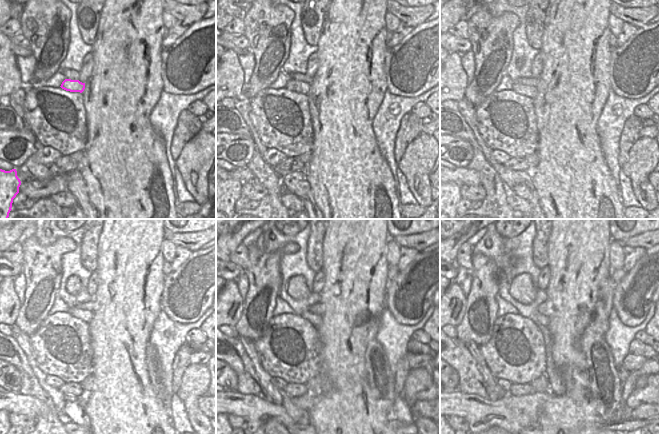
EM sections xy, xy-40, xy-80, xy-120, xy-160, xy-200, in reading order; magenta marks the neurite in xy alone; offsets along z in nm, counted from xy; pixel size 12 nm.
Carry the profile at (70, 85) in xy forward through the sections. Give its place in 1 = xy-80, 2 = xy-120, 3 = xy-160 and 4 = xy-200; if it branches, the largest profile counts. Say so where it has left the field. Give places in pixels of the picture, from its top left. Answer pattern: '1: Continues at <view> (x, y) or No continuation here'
1: Continues at xy-80 (523, 89)
2: Continues at xy-120 (86, 316)
3: Continues at xy-160 (315, 319)
4: Continues at xy-200 (540, 320)

